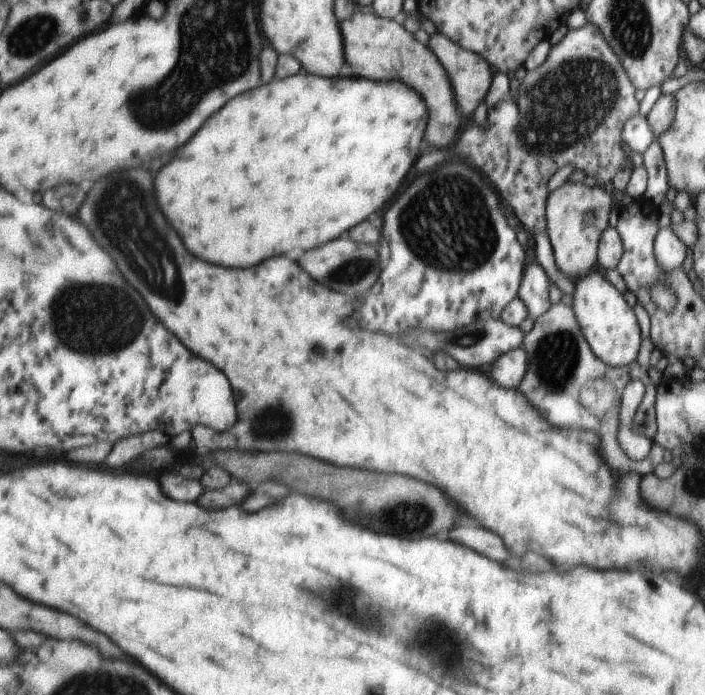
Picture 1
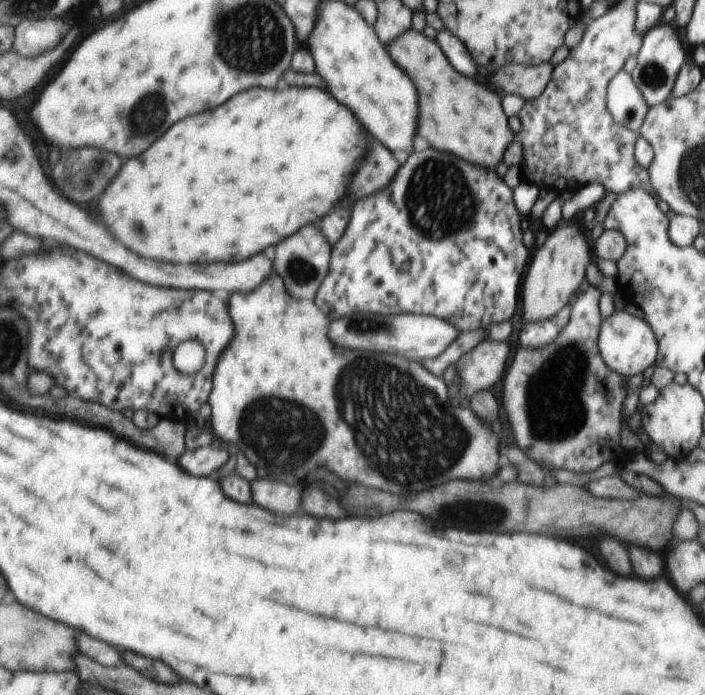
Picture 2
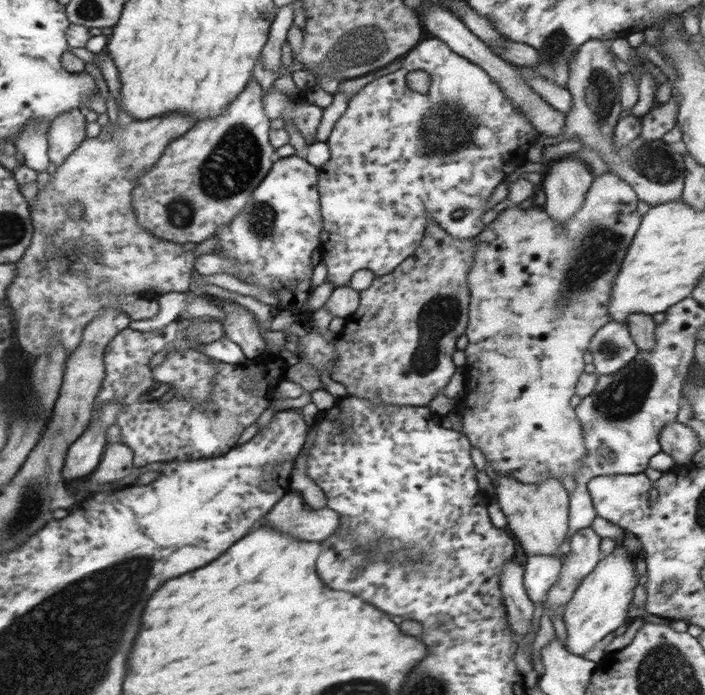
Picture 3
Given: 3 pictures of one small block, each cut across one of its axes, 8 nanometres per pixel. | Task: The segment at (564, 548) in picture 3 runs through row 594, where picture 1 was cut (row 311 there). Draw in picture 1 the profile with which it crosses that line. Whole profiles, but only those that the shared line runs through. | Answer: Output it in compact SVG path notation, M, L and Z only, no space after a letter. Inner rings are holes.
M526 264L525 276L522 276L521 291L518 297L524 302L528 318L538 320L550 308L550 284L544 268L537 264Z

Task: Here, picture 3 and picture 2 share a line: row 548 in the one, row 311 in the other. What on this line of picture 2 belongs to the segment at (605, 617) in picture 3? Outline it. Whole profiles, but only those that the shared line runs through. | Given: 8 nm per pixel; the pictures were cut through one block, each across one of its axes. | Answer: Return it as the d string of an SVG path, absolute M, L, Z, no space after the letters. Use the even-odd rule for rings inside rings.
M625 308L615 309L613 314L601 323L600 328L600 351L609 368L627 378L644 373L650 364L654 364L659 344L656 344L657 338L654 338L655 332L652 332L652 329L653 327L648 326L644 319L640 320L628 314Z

